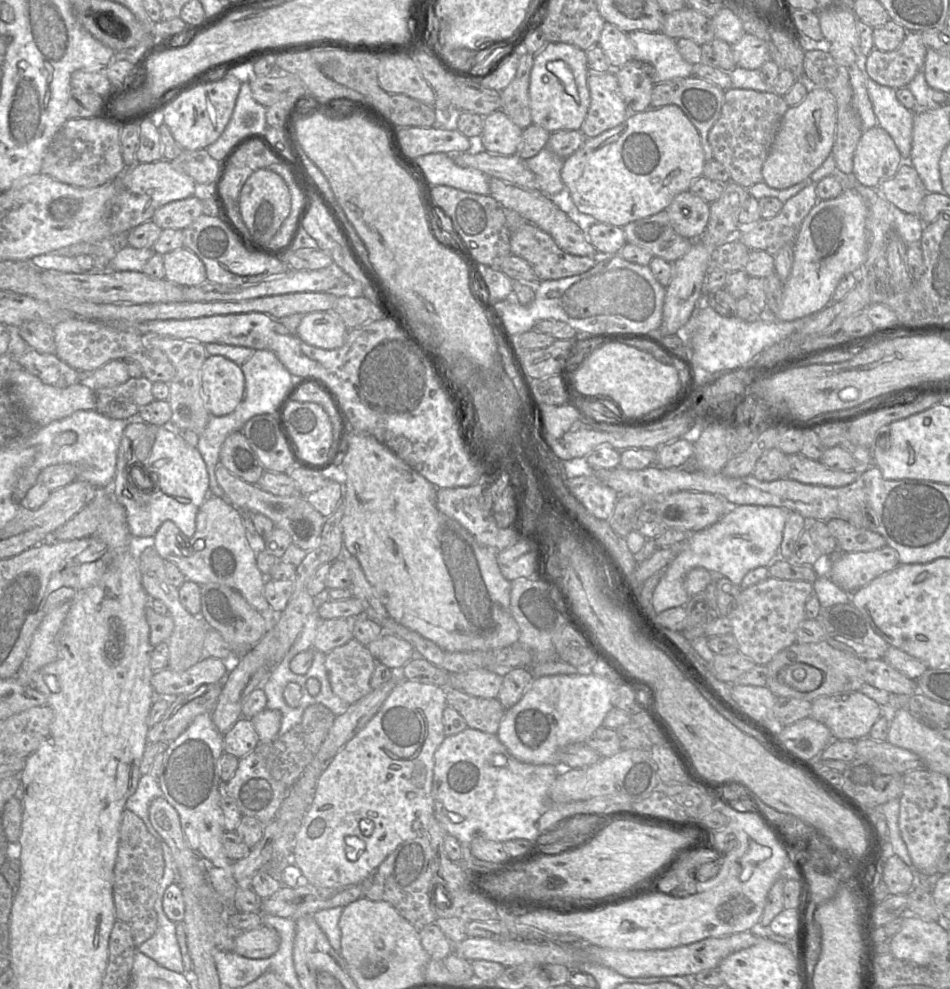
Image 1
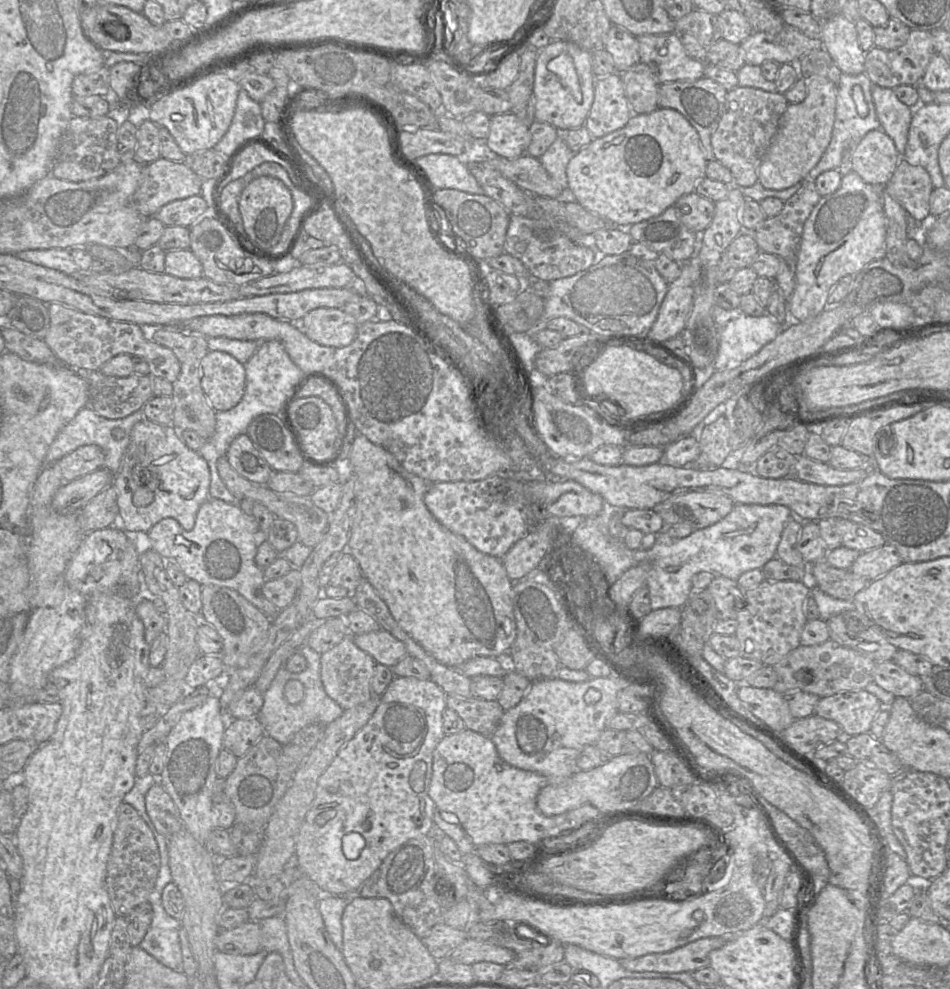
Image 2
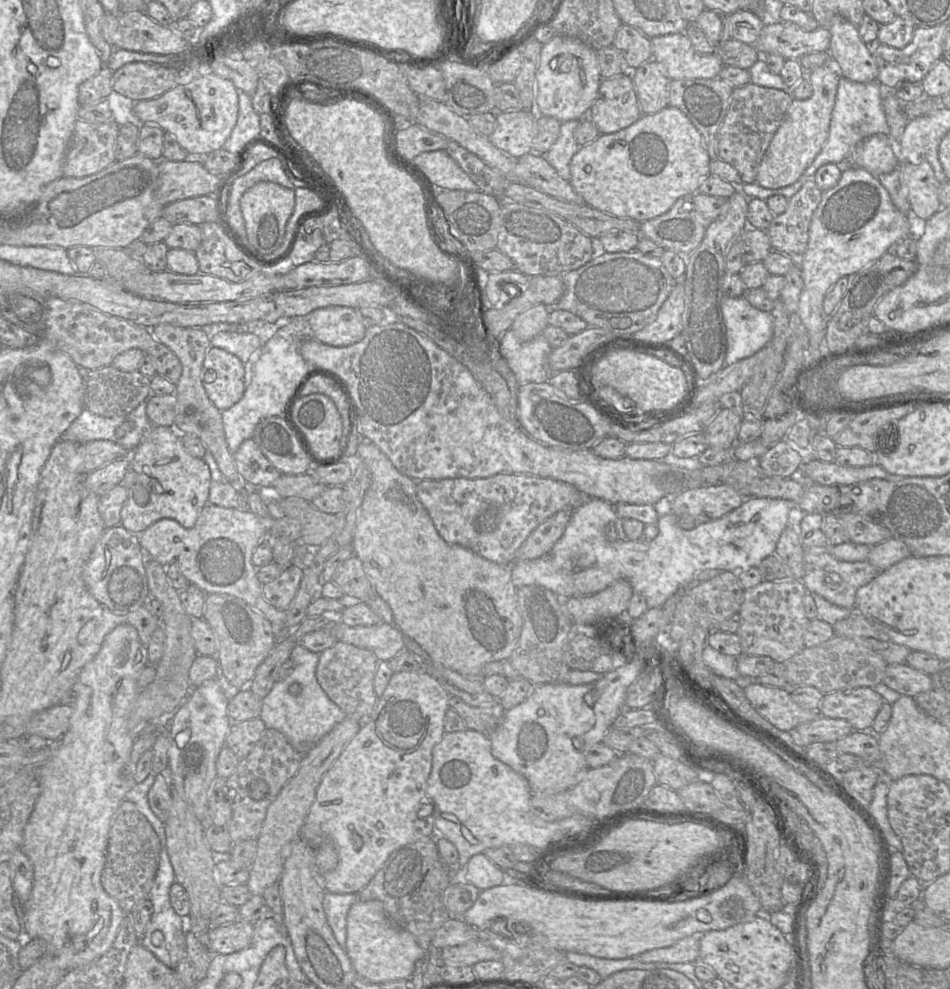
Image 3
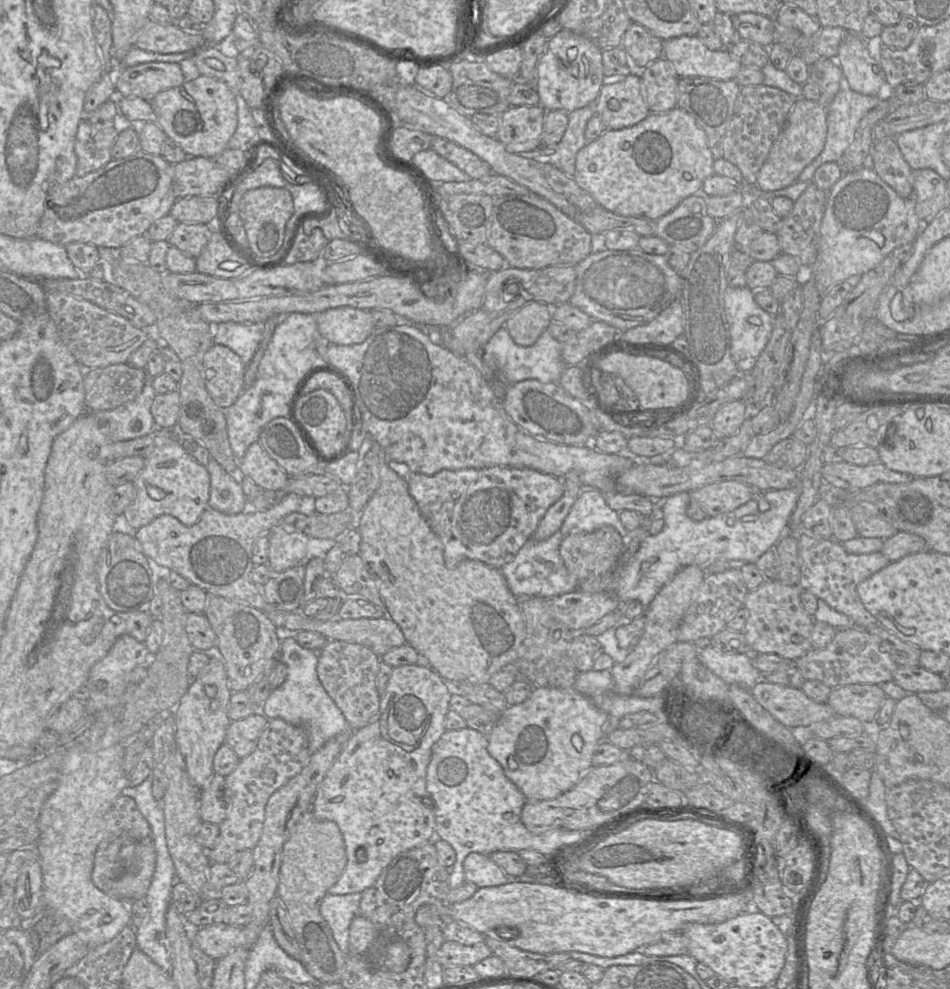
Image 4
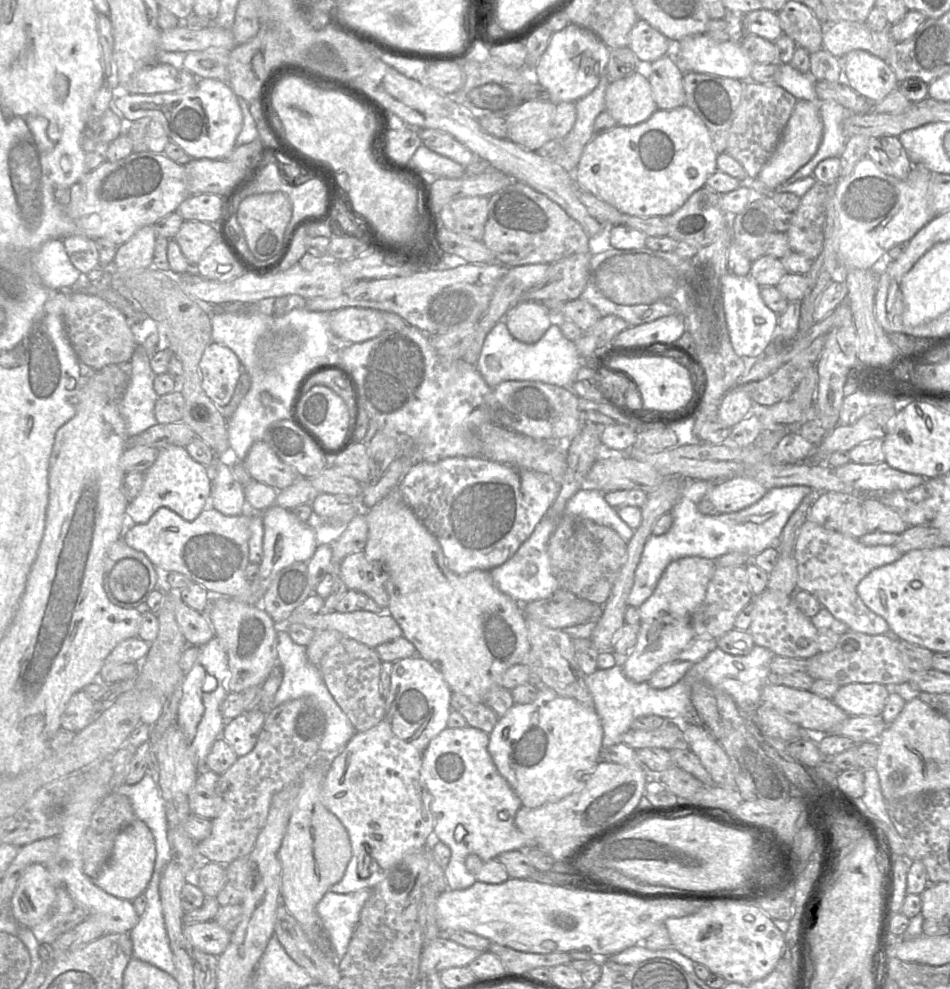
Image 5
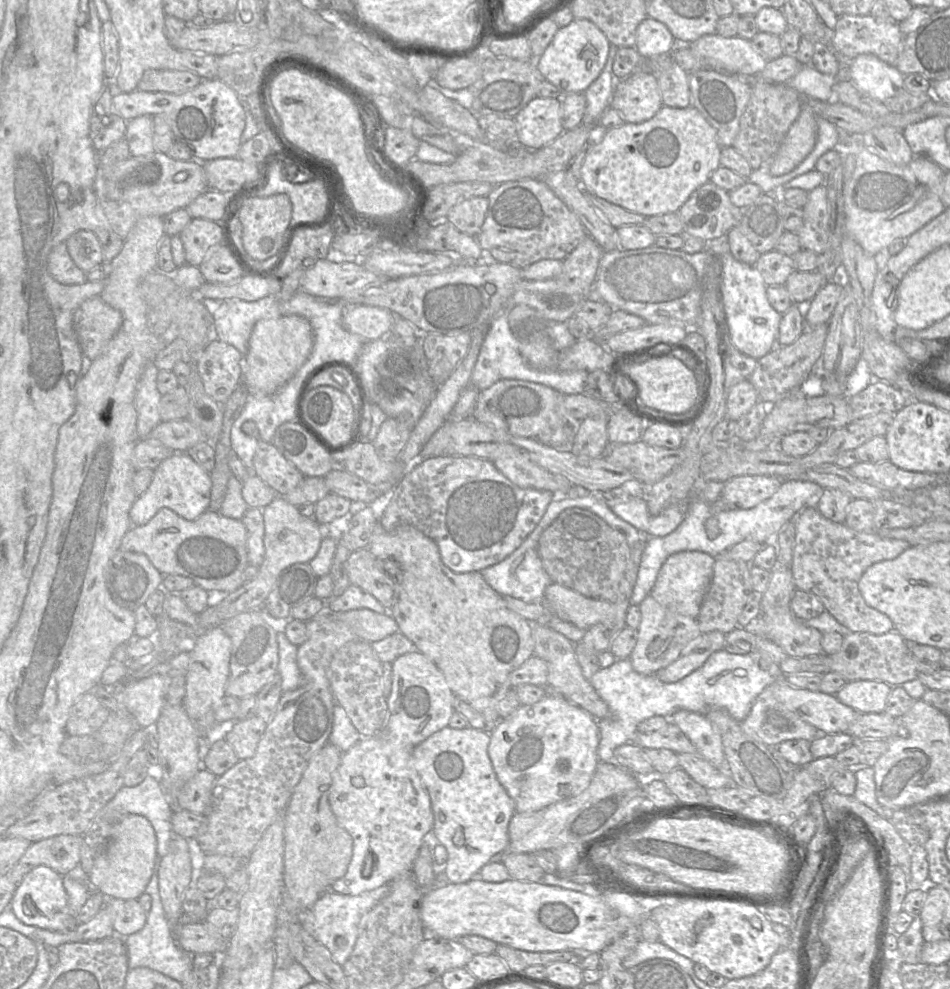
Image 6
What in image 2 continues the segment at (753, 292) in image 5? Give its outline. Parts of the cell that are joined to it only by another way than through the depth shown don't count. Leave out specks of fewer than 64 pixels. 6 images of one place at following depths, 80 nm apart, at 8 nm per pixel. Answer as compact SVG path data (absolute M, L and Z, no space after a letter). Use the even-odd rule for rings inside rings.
M714 305L712 316L719 334L719 349L712 365L715 371L736 367L751 358L763 346L773 341L783 329L783 326L767 310L765 315L753 317L745 314L740 308L726 310Z

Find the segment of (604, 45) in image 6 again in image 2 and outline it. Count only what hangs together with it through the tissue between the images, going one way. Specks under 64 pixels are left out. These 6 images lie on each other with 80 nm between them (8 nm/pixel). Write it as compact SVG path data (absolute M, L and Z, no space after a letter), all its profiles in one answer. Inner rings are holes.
M551 40L547 46L538 50L536 59L533 86L535 120L548 123L560 132L582 127L585 125L594 101L595 80L596 77L592 72L589 51L570 41Z

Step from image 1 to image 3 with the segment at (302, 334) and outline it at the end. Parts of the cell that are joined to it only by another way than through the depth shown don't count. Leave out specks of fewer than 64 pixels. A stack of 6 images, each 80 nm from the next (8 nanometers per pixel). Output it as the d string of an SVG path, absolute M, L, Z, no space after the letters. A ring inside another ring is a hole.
M349 307L316 309L305 321L311 337L333 347L356 344L364 338L367 330L357 311Z

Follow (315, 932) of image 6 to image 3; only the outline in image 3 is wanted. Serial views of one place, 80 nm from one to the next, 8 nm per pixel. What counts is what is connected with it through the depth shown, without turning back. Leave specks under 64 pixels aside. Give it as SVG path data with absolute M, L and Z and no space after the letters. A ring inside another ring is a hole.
M325 892L322 907L327 922L339 946L345 950L347 915L351 906L358 901L358 894L336 894Z

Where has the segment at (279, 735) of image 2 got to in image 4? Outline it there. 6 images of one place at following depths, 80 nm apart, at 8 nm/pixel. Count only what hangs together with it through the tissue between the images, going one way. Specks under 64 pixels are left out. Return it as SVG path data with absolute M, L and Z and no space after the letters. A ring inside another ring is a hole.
M294 638L282 640L278 660L287 666L287 677L279 687L271 691L260 707L261 713L269 720L279 718L289 724L303 726L307 732L311 754L332 738L352 729L318 677L318 659L318 651L303 648Z

